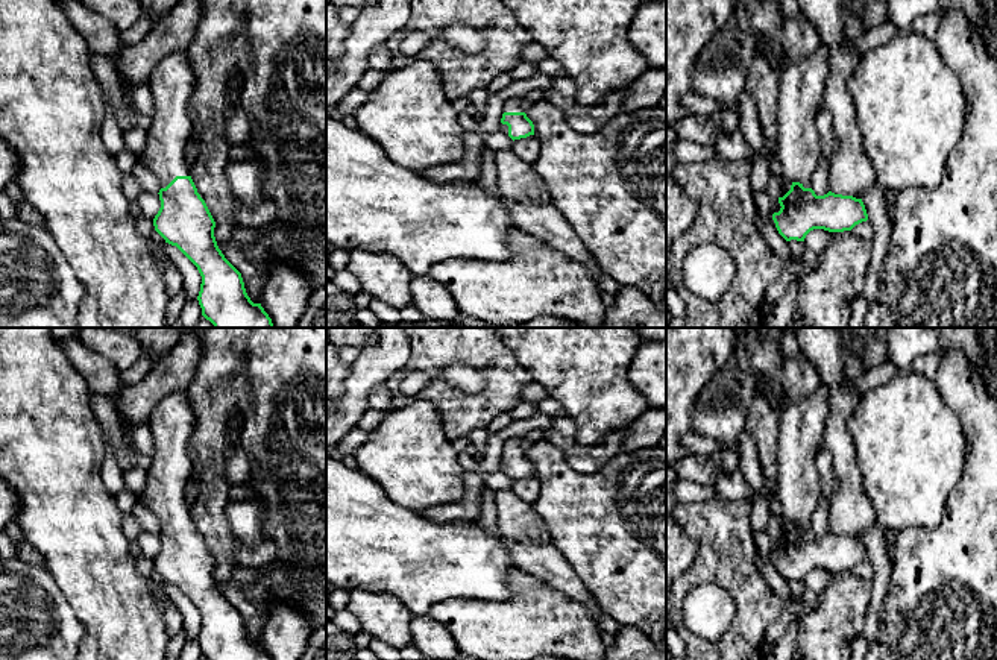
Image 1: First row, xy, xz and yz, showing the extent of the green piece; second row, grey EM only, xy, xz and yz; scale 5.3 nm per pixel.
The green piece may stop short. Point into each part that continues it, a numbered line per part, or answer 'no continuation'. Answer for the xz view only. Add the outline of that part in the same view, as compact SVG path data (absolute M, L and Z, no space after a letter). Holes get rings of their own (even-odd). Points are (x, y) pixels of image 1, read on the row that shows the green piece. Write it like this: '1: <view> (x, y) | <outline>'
1: xz (512, 105) | M513 97L507 100L504 105L504 112L524 112L519 99Z

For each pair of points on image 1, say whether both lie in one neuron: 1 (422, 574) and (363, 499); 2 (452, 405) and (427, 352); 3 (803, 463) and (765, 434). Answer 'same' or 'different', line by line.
1: same
2: same
3: different

